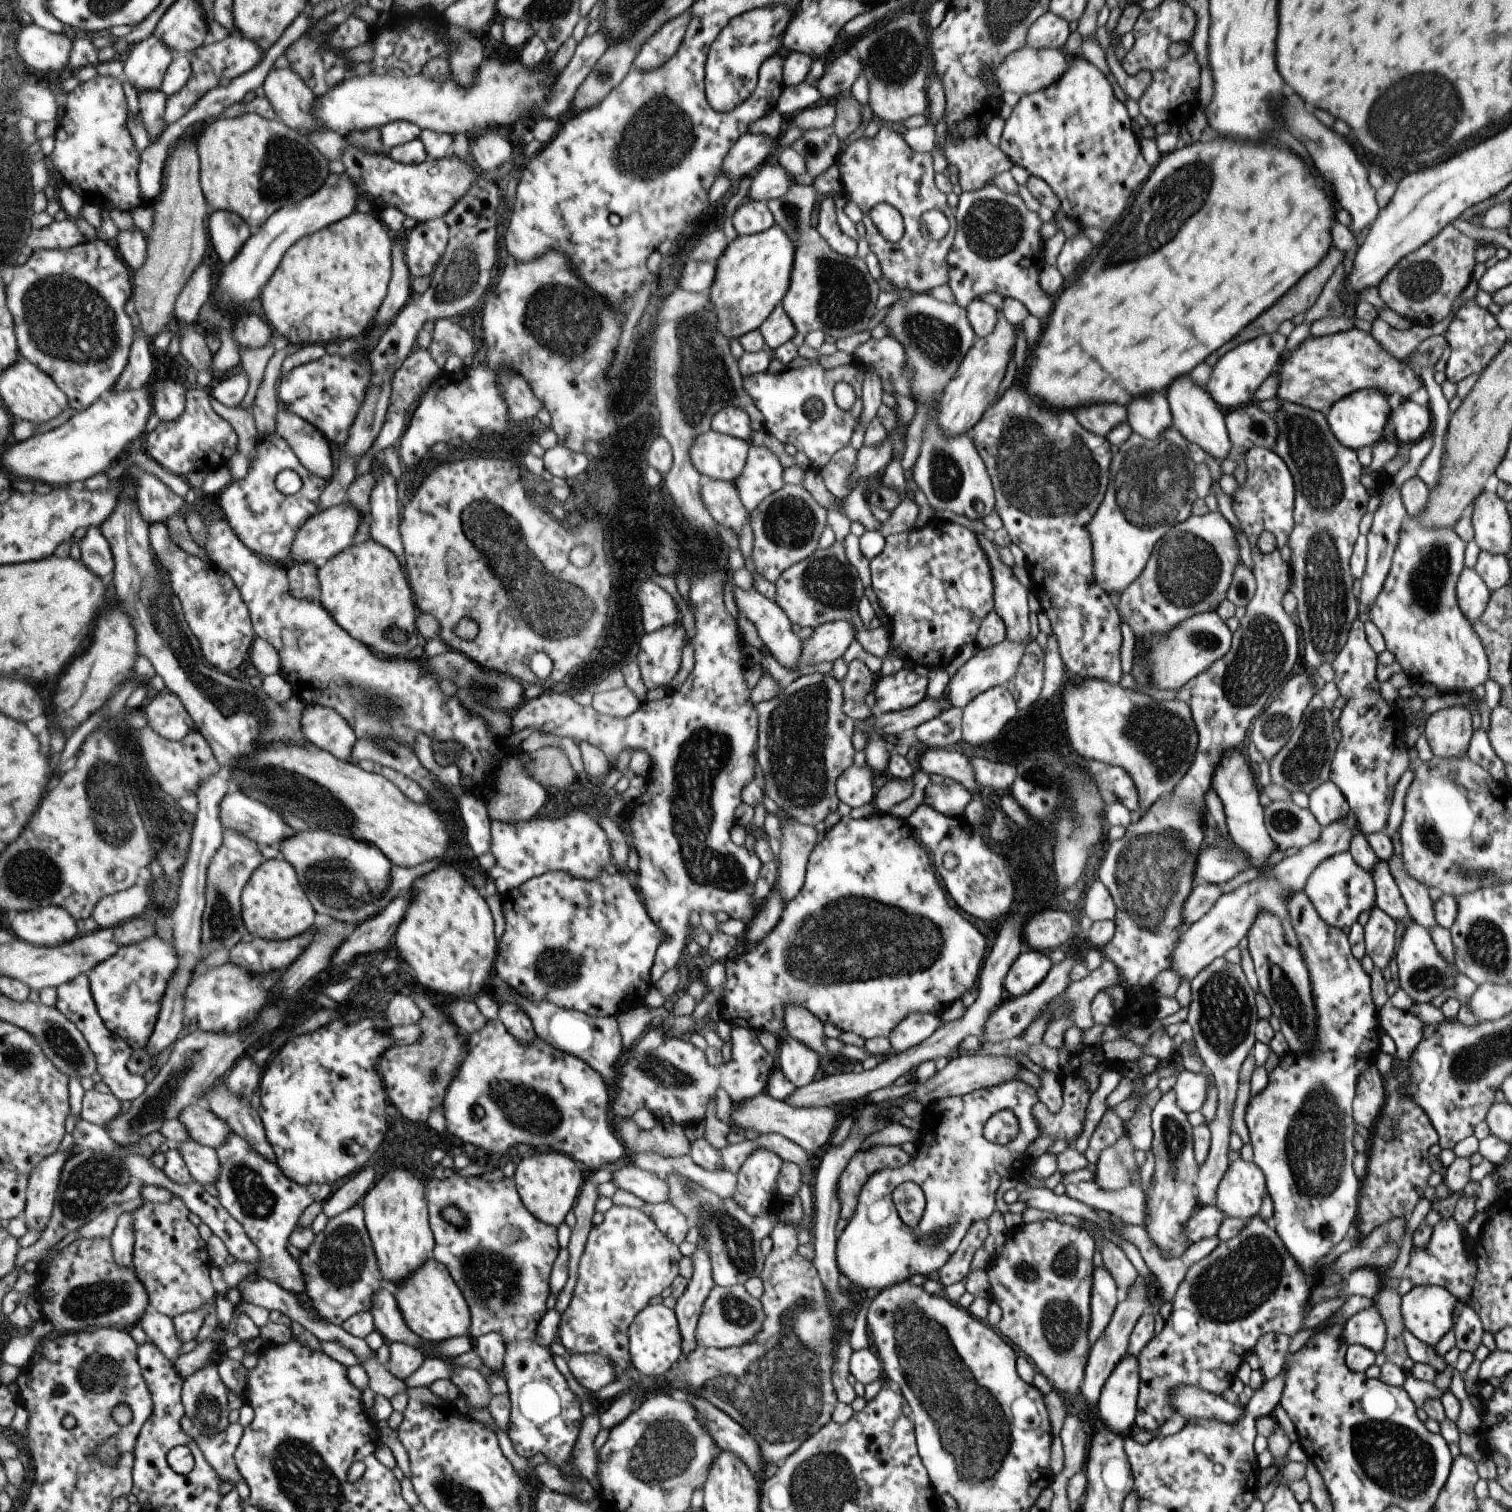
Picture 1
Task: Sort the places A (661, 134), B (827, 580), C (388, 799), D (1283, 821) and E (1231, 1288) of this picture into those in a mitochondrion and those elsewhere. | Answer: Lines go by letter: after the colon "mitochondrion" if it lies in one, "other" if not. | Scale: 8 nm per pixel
A: mitochondrion
B: mitochondrion
C: other
D: mitochondrion
E: mitochondrion

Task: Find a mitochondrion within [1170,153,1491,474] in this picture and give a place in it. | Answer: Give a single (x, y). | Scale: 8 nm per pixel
(1419, 280)

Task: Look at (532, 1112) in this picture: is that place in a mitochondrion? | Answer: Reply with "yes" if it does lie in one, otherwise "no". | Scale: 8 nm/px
yes

